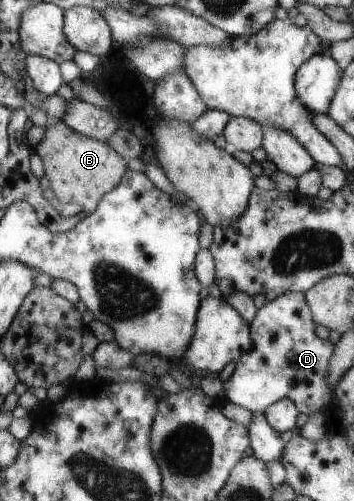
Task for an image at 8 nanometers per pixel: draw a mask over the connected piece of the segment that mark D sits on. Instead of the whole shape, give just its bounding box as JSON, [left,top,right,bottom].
[223,292,334,415]

